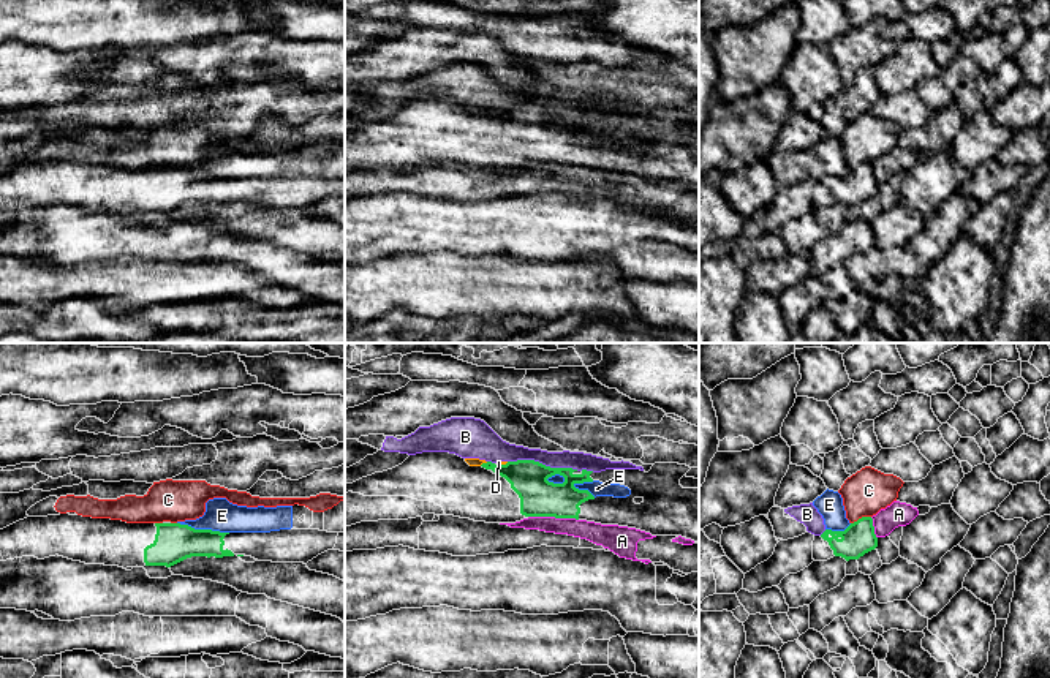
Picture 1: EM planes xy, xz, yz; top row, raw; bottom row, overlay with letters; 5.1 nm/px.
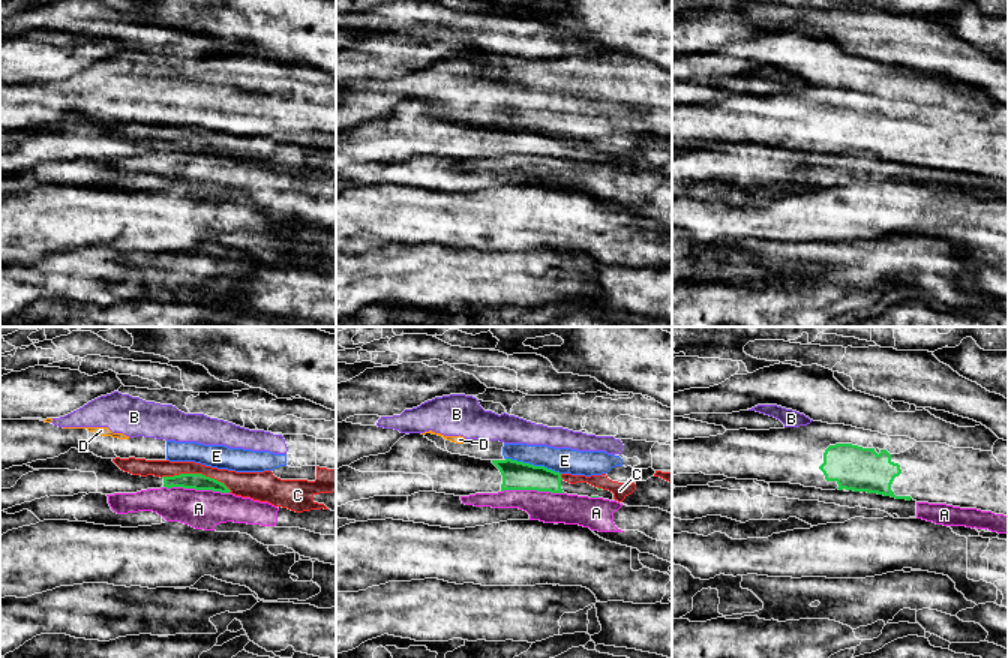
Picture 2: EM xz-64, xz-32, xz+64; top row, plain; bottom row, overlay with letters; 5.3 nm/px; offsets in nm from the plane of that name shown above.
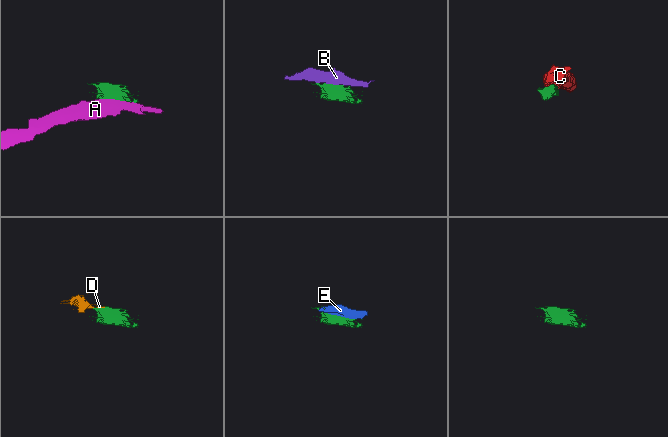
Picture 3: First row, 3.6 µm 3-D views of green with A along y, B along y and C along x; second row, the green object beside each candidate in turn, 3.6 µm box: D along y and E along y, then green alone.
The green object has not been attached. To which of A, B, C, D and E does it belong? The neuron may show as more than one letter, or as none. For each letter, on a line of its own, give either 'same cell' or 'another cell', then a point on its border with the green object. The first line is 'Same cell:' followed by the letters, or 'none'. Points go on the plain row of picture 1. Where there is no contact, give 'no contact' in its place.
Same cell: none
A: another cell; meets green in xz at (554, 161)
B: another cell; meets green in xz at (541, 109)
C: another cell; meets green in yz at (862, 163)
D: another cell; meets green in xz at (503, 111)
E: another cell; meets green in xy at (203, 176)

